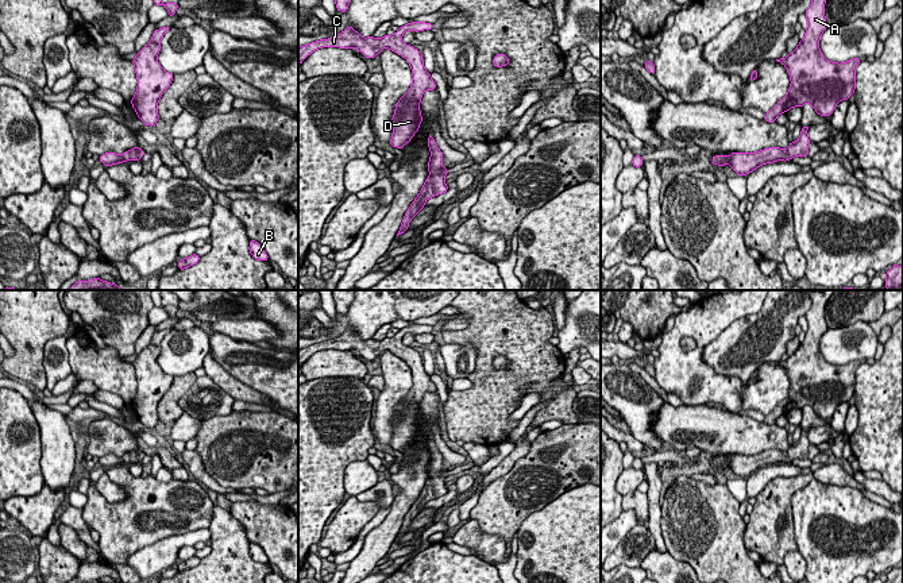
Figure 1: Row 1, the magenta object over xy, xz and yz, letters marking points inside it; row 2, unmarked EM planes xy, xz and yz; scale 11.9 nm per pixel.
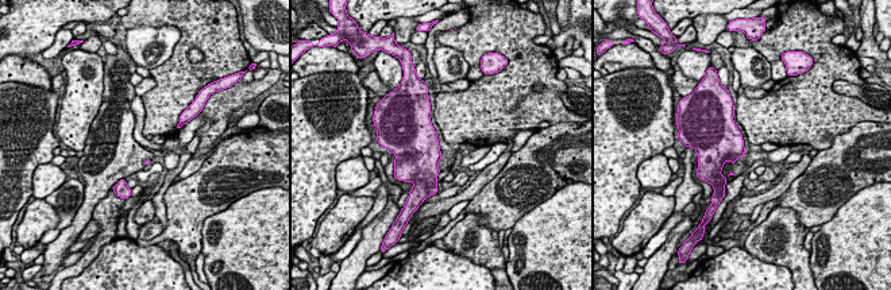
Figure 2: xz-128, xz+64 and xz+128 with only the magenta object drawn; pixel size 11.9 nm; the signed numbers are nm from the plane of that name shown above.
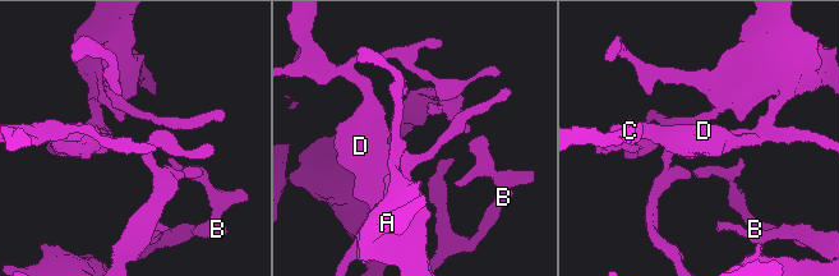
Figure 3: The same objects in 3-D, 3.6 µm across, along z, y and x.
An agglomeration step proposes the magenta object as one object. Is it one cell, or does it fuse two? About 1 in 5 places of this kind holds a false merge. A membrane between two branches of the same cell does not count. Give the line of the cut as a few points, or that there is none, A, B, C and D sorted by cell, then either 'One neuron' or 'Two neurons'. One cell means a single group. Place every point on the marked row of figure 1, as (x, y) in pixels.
No split. Groups: A B C D. One neuron

